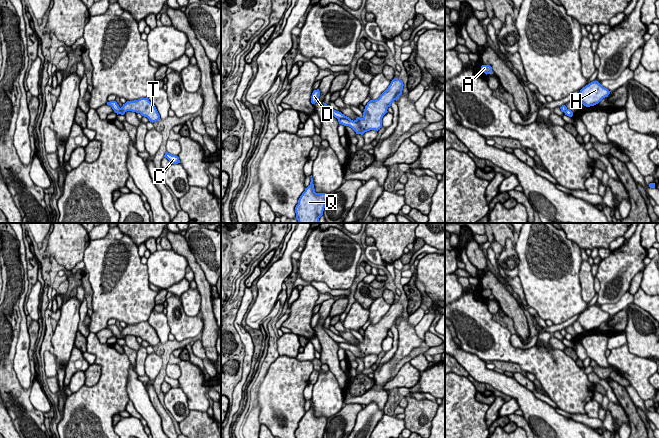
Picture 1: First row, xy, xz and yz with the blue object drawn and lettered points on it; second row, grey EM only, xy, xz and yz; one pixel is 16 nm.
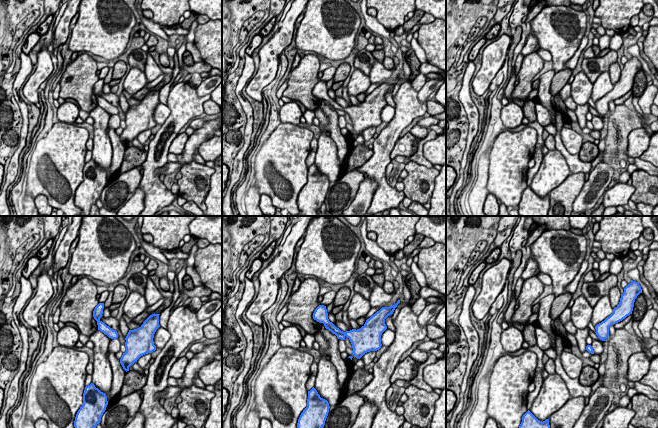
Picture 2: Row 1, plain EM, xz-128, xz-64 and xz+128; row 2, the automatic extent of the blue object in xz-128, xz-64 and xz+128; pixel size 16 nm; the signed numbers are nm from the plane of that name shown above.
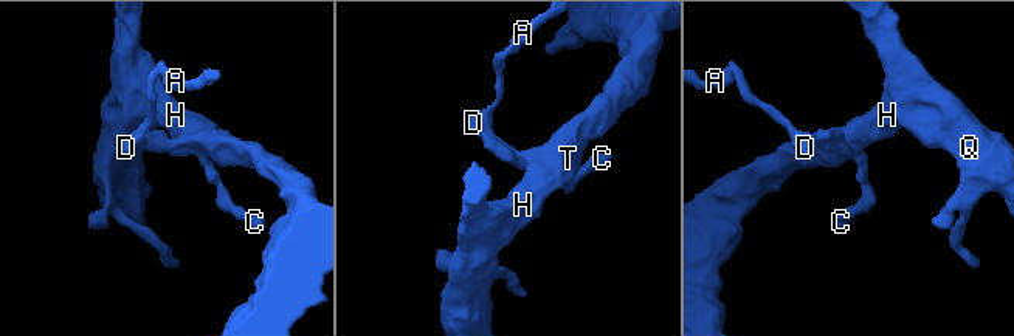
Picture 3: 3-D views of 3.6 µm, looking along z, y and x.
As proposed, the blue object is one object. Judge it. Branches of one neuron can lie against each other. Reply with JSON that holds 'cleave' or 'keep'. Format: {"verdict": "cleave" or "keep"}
{"verdict": "keep"}

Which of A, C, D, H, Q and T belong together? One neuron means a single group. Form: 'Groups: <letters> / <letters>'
Groups: A C D H Q T

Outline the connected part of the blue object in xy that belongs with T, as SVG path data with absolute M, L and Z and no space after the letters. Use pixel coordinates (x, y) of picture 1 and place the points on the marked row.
M148 97L127 101L121 108L116 101L107 102L107 105L110 105L117 115L124 115L127 111L132 111L147 117L152 123L160 119L160 115L155 105L149 101Z

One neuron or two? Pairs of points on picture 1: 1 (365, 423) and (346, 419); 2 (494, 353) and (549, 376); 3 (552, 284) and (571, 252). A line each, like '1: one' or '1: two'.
1: two
2: one
3: one

